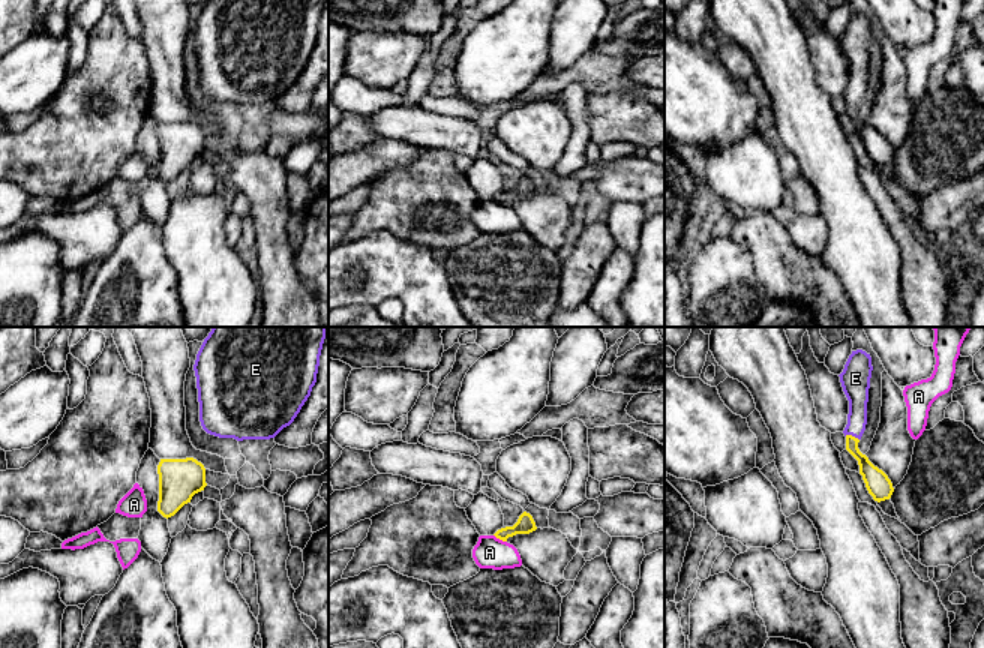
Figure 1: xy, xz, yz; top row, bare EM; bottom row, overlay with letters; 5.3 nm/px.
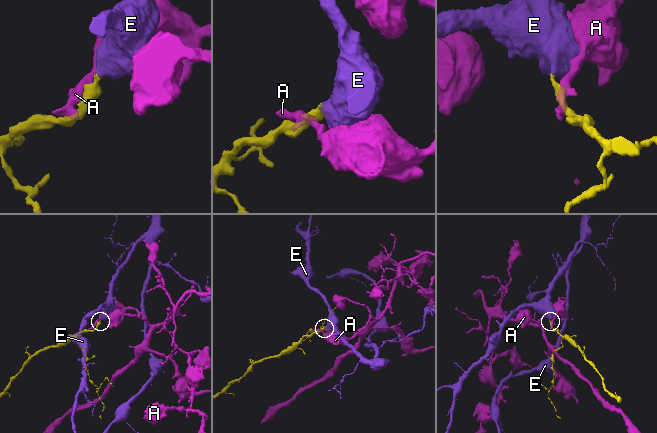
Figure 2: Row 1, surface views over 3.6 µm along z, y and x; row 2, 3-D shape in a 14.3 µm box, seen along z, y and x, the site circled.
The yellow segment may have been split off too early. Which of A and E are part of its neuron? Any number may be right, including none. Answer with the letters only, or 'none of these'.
E

